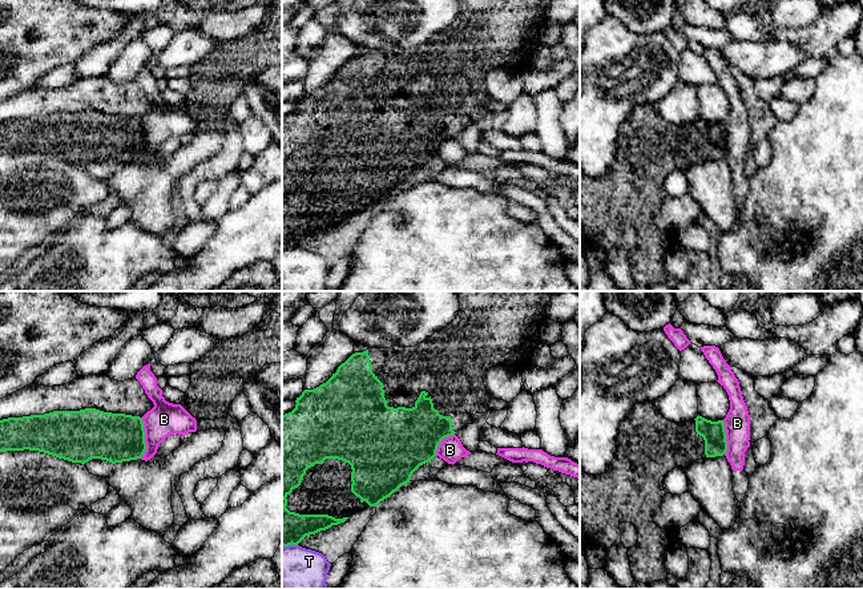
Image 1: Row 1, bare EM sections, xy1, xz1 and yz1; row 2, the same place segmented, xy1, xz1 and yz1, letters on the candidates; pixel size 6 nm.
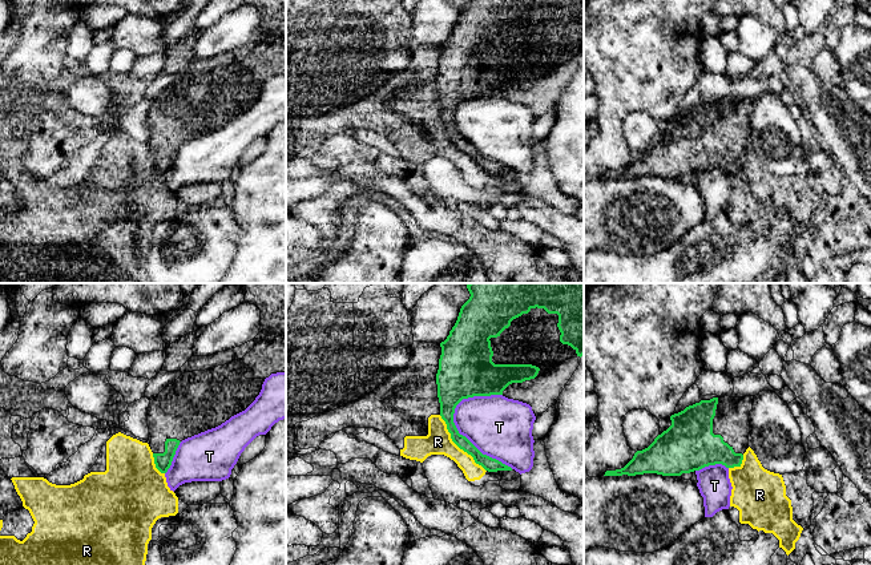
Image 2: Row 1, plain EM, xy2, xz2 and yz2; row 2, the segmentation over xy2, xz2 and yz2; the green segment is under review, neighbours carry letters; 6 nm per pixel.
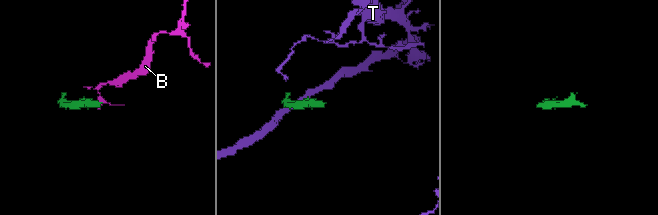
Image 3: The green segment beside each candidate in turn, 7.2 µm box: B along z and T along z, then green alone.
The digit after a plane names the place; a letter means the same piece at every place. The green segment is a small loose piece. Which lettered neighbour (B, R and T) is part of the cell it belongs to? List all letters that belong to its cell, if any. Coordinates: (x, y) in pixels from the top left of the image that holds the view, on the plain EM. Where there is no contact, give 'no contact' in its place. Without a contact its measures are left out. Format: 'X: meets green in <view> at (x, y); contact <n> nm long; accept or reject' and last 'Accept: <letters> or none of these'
B: meets green in xy1 at (144, 140); contact 240 nm long; reject
R: meets green in xz2 at (458, 148); contact 440 nm long; reject
T: meets green in xz2 at (467, 141); contact 550 nm long; reject
Accept: none of these

